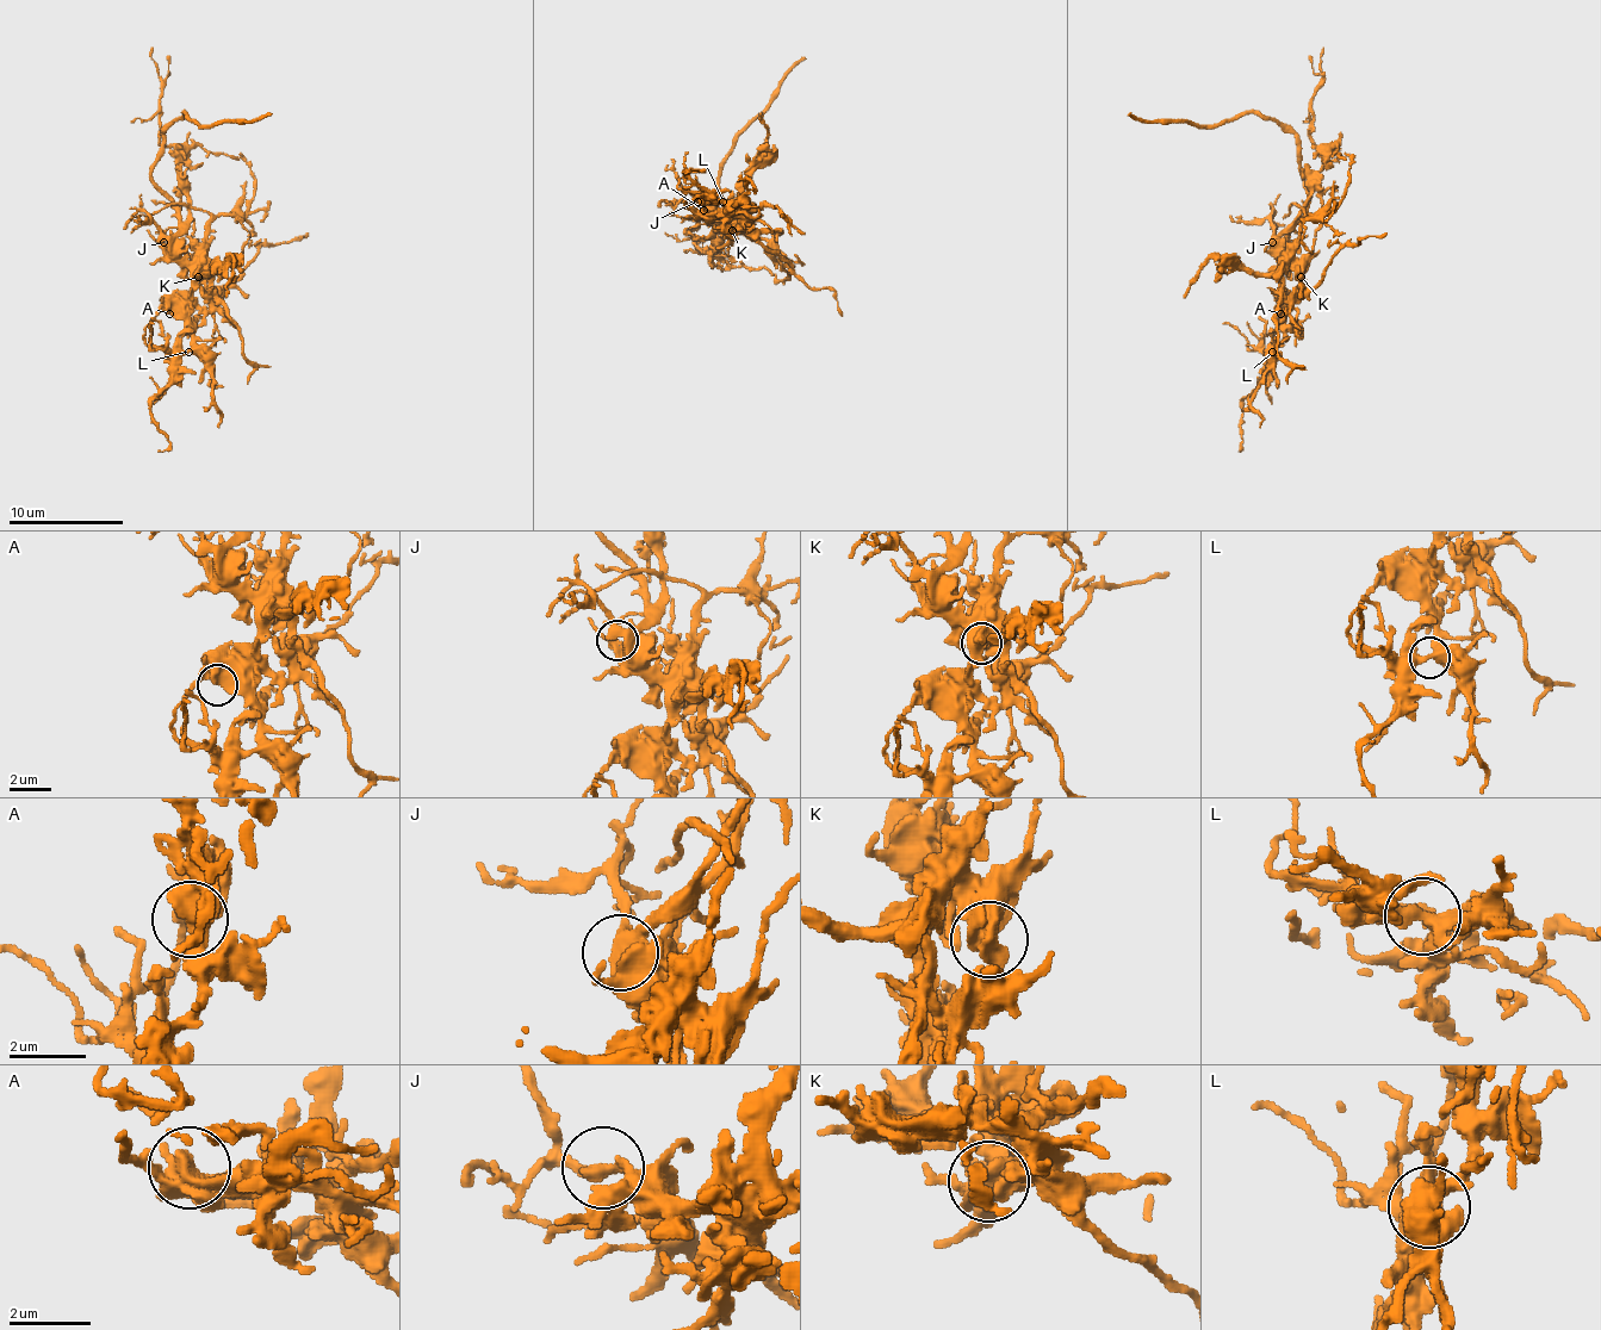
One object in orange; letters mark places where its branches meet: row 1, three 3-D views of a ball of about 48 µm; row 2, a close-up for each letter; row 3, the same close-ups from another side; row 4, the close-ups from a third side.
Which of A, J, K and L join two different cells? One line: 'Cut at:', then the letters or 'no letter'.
Cut at: no letter

